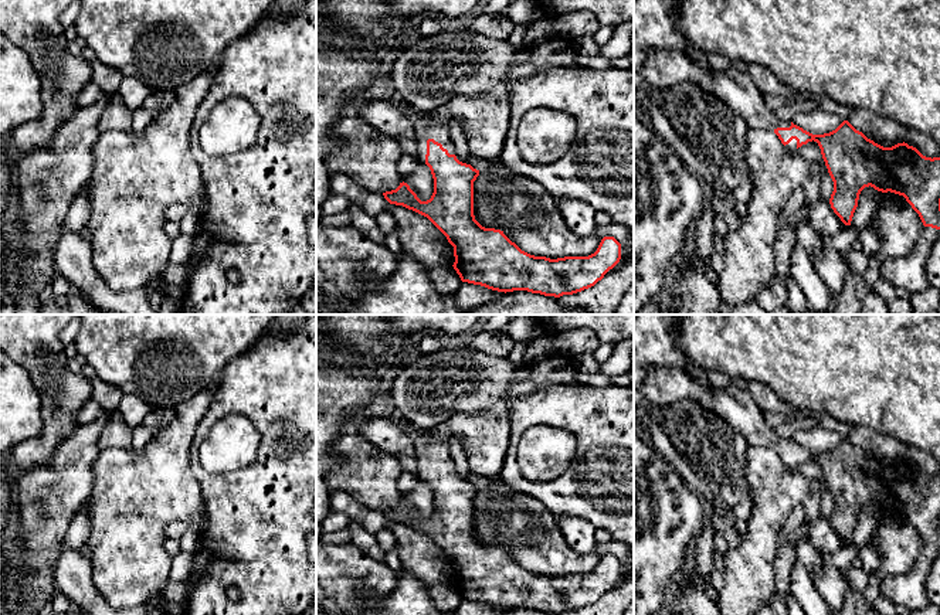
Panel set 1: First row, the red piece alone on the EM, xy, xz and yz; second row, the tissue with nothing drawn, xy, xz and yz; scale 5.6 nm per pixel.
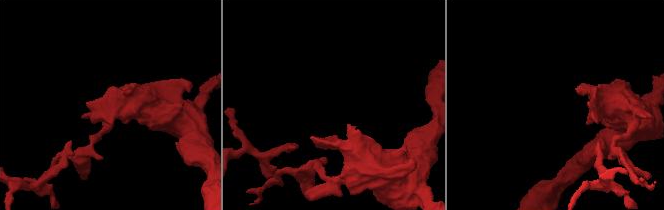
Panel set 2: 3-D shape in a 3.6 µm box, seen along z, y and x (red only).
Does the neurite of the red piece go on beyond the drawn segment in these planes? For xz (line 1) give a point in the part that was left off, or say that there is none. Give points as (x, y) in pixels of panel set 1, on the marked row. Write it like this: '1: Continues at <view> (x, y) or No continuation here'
1: Continues at xz (426, 129)

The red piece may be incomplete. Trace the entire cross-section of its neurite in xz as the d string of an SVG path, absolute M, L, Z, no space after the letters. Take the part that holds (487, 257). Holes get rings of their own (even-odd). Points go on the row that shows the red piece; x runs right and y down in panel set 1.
M398 98L393 102L403 106L417 130L417 160L425 163L434 179L434 193L421 201L407 183L383 193L390 204L403 205L427 217L454 247L454 269L462 282L481 285L498 292L527 290L560 298L594 286L621 259L621 244L614 237L604 237L597 251L588 256L564 256L550 259L522 251L500 230L482 227L474 215L474 181L479 170L457 159L448 126L432 123L428 112L421 112Z

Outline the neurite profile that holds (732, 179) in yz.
M720 169L719 177L720 181L730 190L734 190L742 183L742 174L732 169Z

